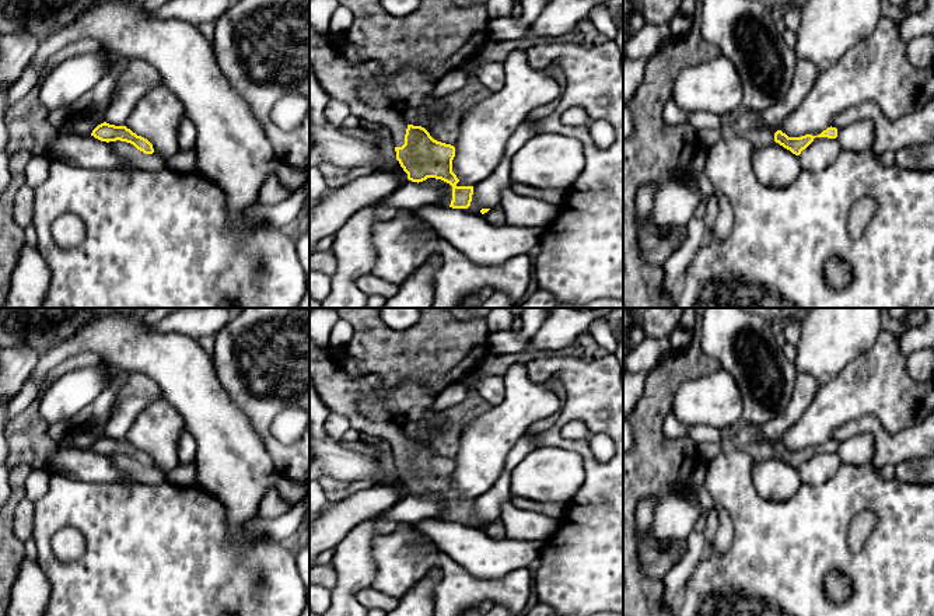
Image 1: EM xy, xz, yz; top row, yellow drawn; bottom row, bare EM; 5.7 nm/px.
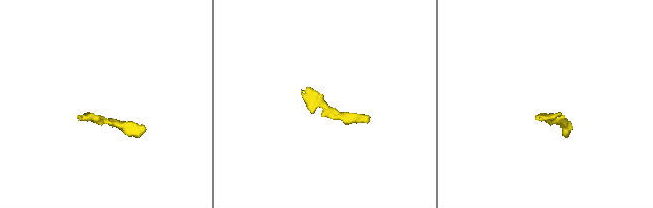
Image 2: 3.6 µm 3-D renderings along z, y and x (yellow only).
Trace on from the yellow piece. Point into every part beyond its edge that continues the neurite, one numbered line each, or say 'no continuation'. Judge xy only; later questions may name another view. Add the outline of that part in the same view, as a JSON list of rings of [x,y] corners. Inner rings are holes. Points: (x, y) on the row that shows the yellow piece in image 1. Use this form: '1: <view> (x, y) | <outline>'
no continuation

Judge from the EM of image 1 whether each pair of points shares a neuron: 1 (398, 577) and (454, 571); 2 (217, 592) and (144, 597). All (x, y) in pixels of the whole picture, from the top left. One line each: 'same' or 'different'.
1: same
2: same

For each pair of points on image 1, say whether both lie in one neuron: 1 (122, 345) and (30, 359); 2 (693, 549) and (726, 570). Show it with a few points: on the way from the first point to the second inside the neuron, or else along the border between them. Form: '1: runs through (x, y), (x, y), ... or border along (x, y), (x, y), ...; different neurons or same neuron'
1: border along (39, 354), (35, 368), (23, 387); different neurons
2: border along (703, 557), (685, 587); different neurons

